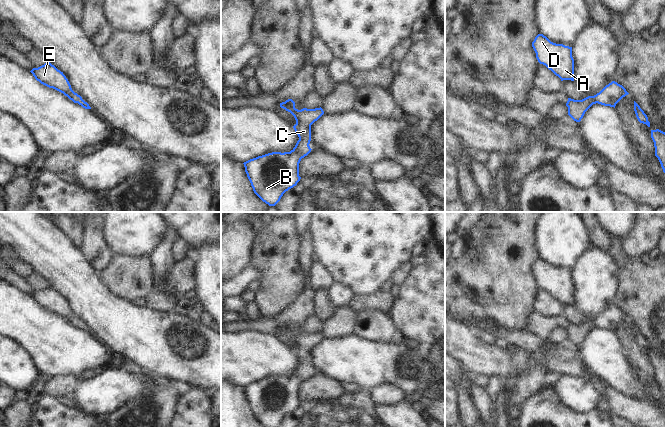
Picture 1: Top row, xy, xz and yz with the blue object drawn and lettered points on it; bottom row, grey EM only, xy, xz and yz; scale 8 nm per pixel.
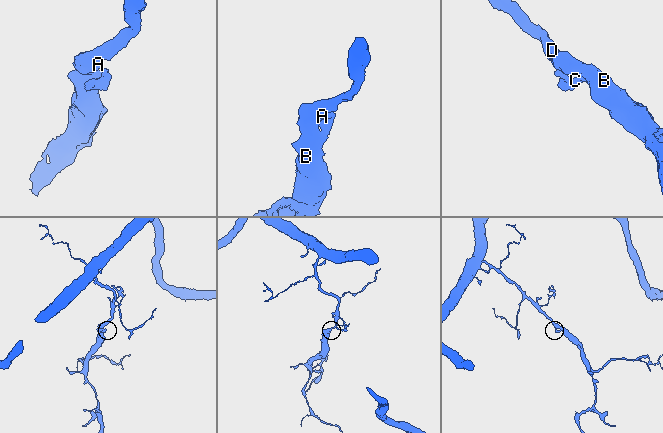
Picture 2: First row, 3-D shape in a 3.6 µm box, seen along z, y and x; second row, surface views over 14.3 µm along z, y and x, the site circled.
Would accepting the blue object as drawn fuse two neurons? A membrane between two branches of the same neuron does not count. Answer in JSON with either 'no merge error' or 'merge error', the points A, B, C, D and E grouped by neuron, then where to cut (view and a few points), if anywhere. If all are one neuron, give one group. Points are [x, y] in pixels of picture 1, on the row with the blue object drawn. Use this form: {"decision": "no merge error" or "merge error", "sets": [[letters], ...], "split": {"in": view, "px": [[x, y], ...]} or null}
{"decision": "no merge error", "sets": [["A", "B", "C", "D", "E"]], "split": null}

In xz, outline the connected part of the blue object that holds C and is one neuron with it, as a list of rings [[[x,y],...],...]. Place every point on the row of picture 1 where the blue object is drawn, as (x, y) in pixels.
[[[292,99],[280,103],[280,107],[290,112],[296,120],[296,124],[293,128],[298,135],[299,140],[295,147],[290,152],[272,152],[243,163],[254,193],[269,206],[275,206],[280,201],[283,194],[296,186],[300,181],[299,163],[301,159],[307,156],[312,150],[309,146],[311,141],[311,125],[324,114],[321,107],[315,109],[303,108],[298,110],[295,108],[295,102]]]

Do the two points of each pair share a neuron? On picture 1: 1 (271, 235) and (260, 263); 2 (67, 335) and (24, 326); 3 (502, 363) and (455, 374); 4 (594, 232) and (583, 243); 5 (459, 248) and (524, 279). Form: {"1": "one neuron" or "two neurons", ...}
{"1": "one neuron", "2": "one neuron", "3": "two neurons", "4": "two neurons", "5": "two neurons"}

